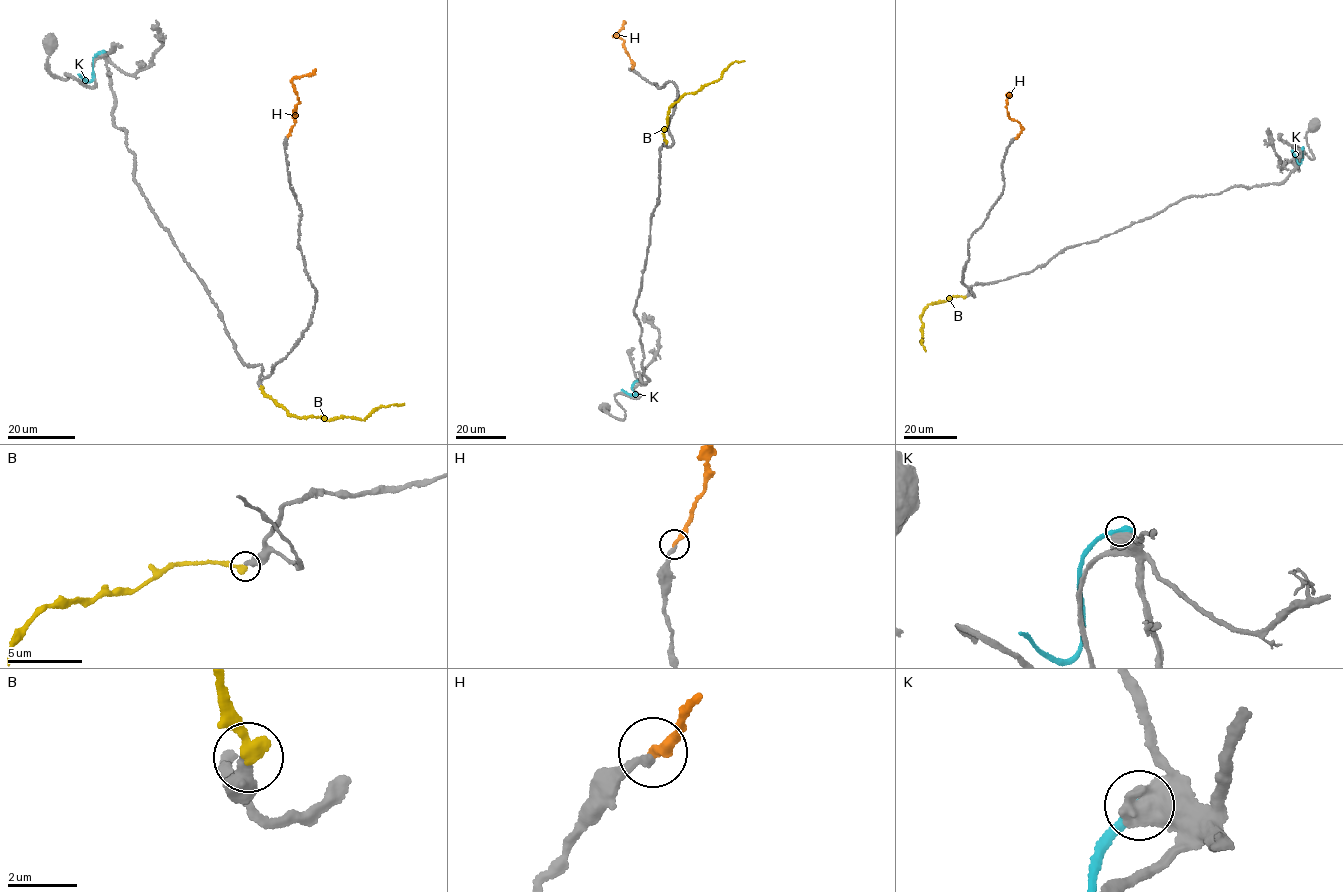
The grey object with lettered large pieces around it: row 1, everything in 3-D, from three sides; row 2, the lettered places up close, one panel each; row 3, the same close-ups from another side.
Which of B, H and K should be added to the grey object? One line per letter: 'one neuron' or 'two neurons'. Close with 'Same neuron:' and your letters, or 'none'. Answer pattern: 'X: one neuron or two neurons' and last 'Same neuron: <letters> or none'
B: two neurons
H: two neurons
K: two neurons
Same neuron: none

